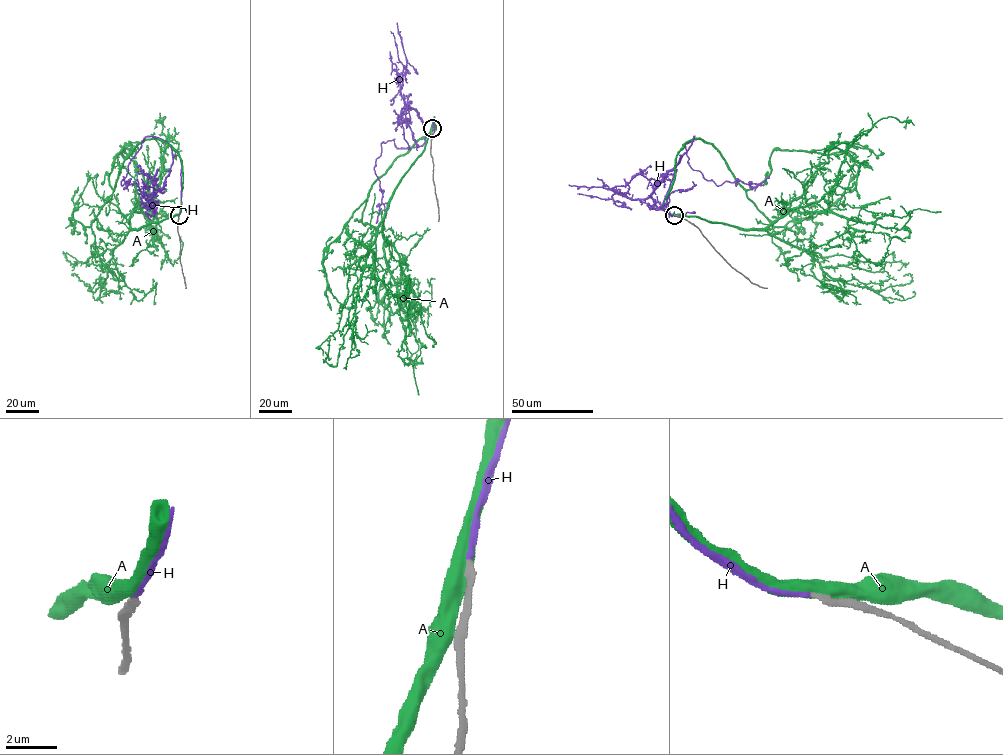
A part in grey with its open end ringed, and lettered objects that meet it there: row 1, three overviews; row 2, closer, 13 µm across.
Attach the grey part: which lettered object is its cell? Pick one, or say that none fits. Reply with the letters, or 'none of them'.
H

